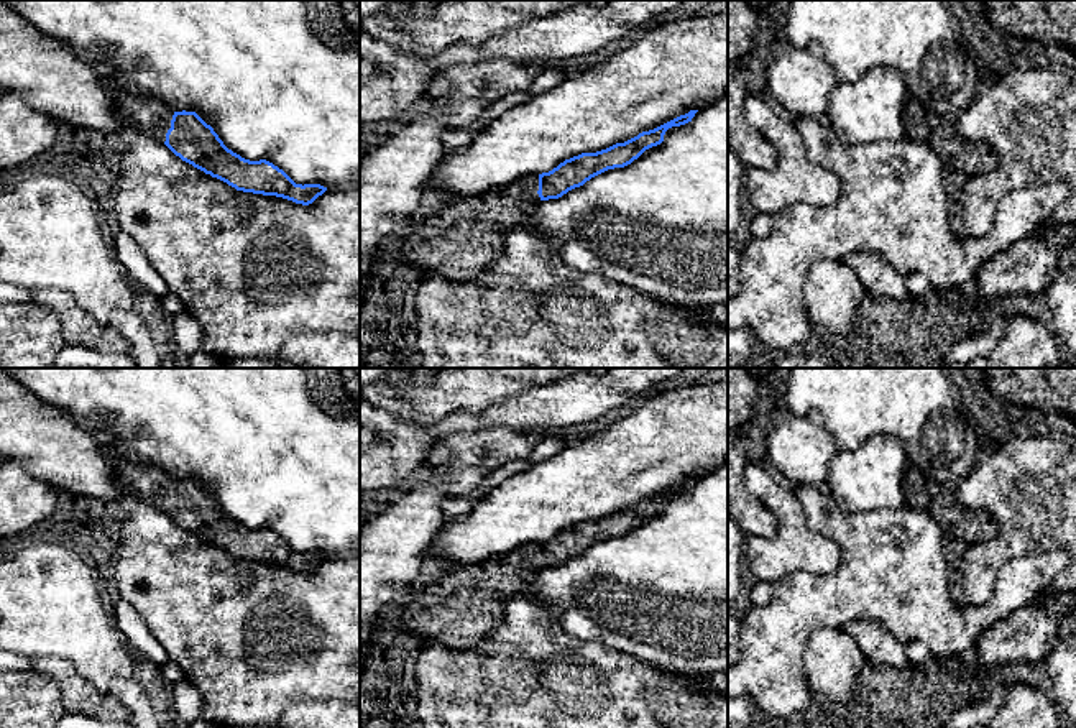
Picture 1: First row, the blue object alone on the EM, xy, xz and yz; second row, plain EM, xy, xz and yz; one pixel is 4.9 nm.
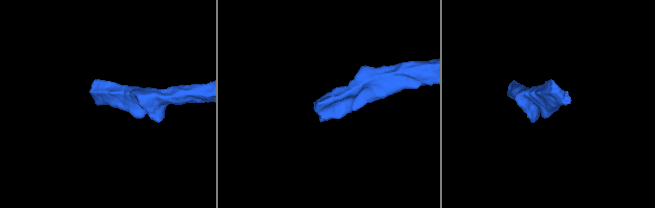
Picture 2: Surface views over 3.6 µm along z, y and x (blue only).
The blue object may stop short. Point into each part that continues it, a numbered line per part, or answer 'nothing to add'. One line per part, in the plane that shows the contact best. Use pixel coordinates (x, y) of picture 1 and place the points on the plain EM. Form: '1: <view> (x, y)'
1: xy (147, 483)

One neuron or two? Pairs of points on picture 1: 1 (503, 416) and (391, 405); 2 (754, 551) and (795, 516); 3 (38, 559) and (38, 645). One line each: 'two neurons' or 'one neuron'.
1: two neurons
2: one neuron
3: one neuron

